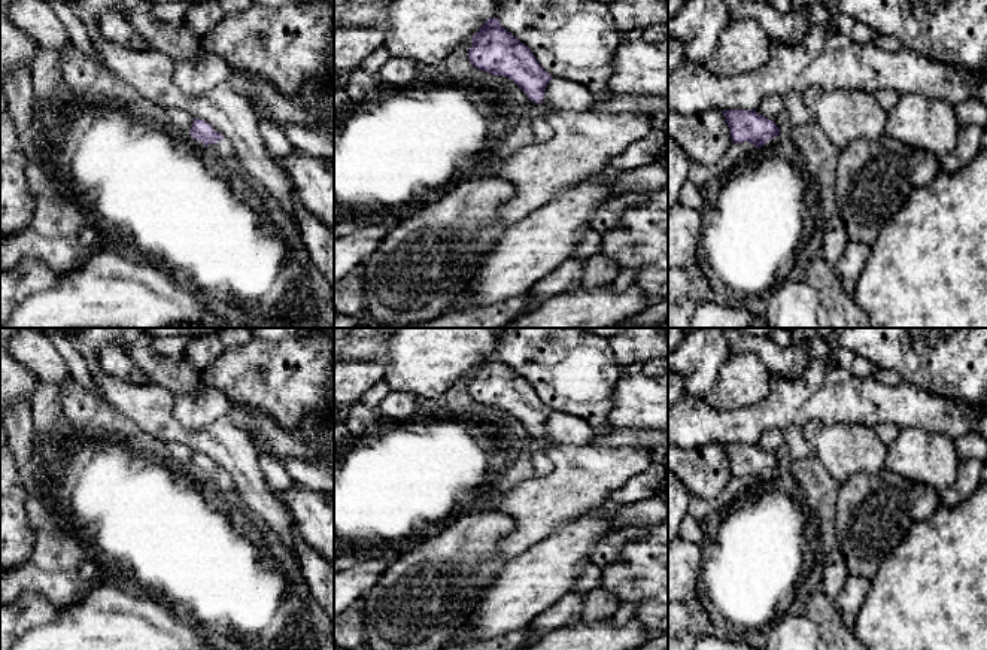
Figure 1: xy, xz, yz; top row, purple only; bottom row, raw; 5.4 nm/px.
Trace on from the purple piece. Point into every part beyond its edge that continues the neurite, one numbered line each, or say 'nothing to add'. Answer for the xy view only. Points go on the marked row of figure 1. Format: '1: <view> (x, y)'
1: xy (222, 148)

